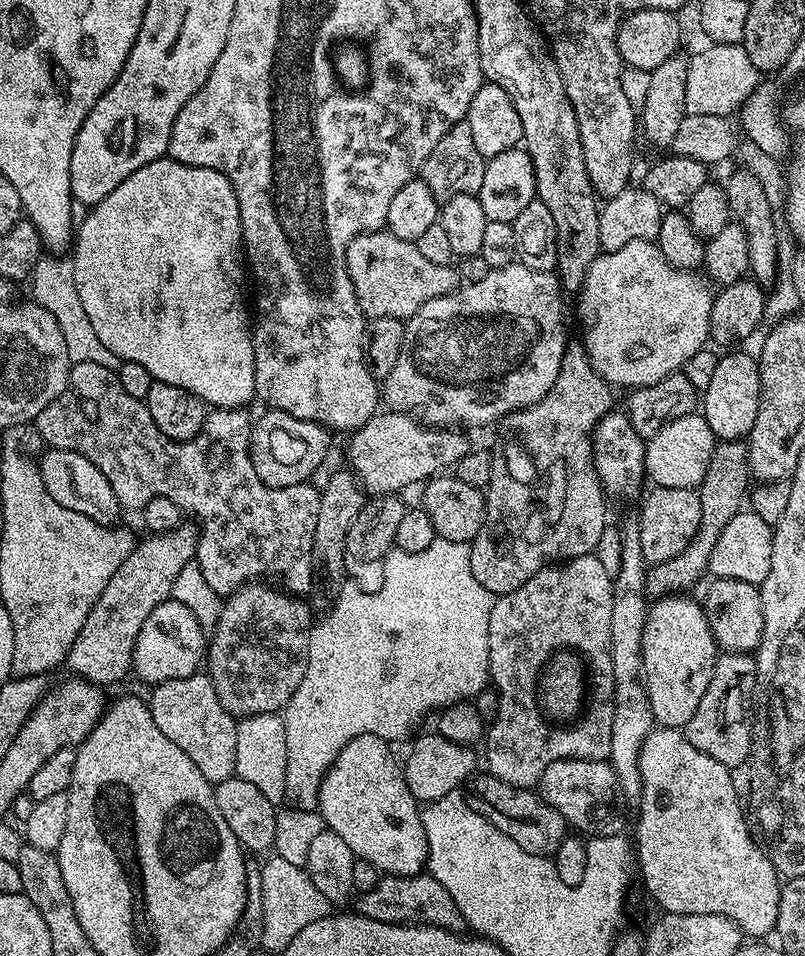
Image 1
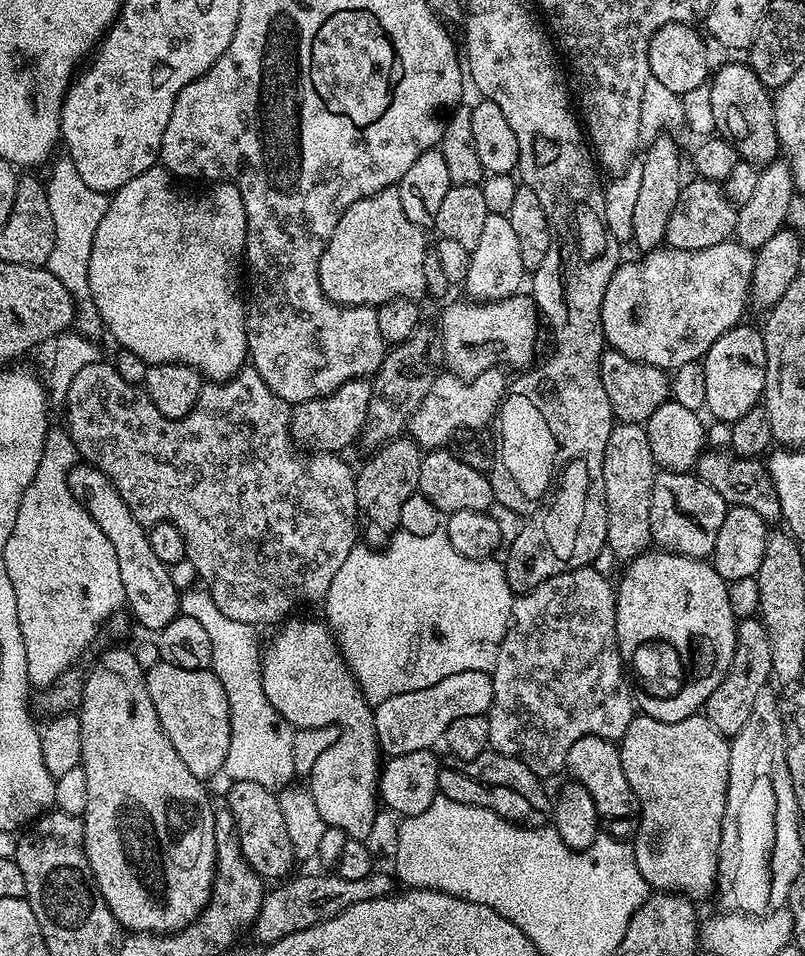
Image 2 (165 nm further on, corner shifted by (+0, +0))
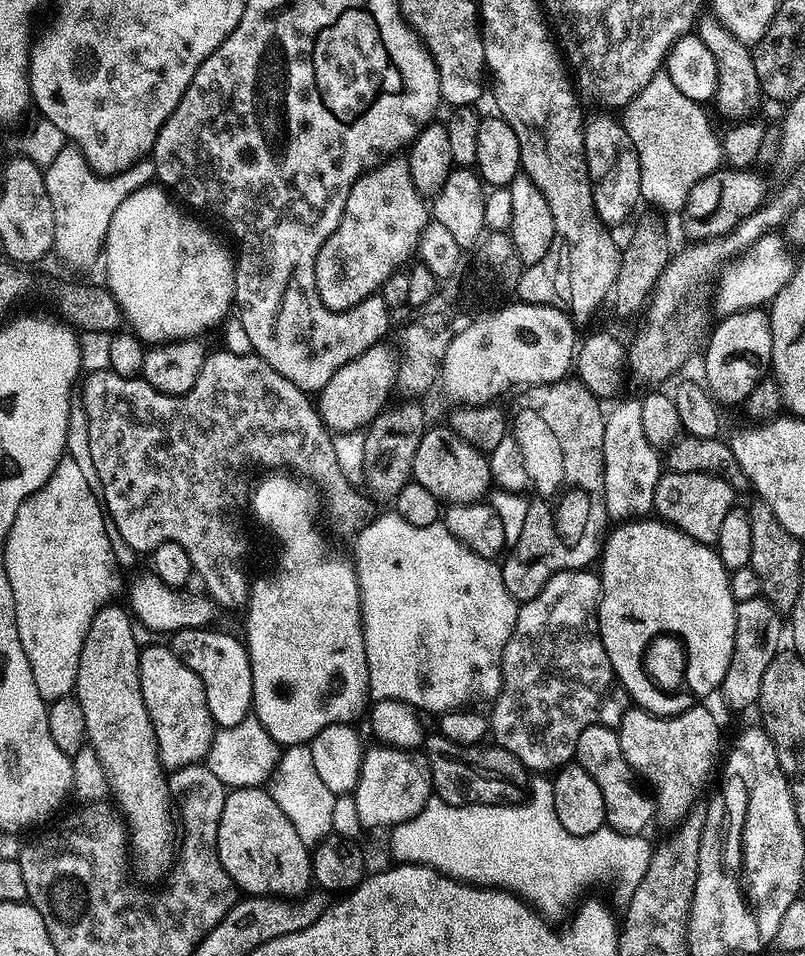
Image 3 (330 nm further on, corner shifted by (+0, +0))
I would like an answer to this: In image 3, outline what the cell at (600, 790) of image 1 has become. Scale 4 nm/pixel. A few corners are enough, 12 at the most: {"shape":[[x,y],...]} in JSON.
{"shape":[[586,726],[575,763],[606,802],[604,822],[638,836],[657,815],[616,728]]}

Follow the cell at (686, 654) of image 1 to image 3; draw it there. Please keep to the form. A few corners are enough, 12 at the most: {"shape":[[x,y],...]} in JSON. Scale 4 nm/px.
{"shape":[[659,518],[617,523],[598,557],[598,635],[635,707],[676,716],[648,677],[656,636],[684,684],[719,689],[737,602],[715,547]]}

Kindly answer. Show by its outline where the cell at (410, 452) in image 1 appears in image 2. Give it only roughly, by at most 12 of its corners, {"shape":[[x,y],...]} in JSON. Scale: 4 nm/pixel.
{"shape":[[503,371],[437,375],[406,432],[440,450],[493,423]]}

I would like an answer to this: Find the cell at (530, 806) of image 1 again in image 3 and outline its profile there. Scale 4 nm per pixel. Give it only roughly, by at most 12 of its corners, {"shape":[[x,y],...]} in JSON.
{"shape":[[441,734],[422,751],[448,805],[519,804],[530,772],[510,750]]}

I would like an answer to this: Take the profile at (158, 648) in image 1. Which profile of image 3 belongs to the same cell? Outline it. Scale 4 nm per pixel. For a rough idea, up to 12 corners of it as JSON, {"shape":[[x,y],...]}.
{"shape":[[215,627],[171,633],[170,647],[206,690],[213,721],[250,716],[243,639]]}

